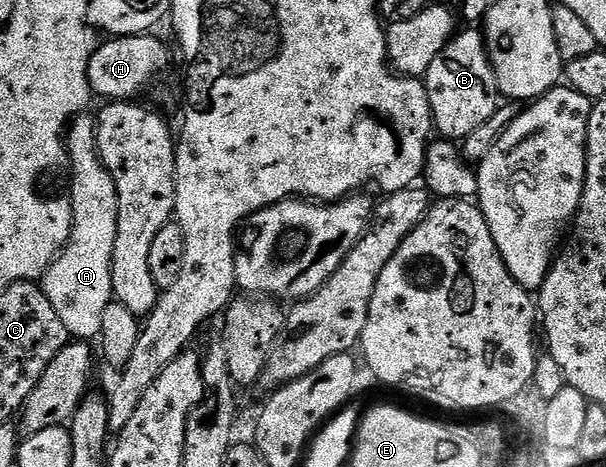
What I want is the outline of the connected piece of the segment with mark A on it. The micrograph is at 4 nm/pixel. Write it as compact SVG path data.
M77 116L72 119L67 130L67 166L73 169L73 227L69 243L45 271L43 289L47 300L51 300L51 308L55 308L59 320L63 320L63 328L67 328L69 335L77 340L93 340L99 335L103 312L109 302L114 301L113 253L117 231L117 193L115 180L101 163L97 151L97 123L92 117Z

